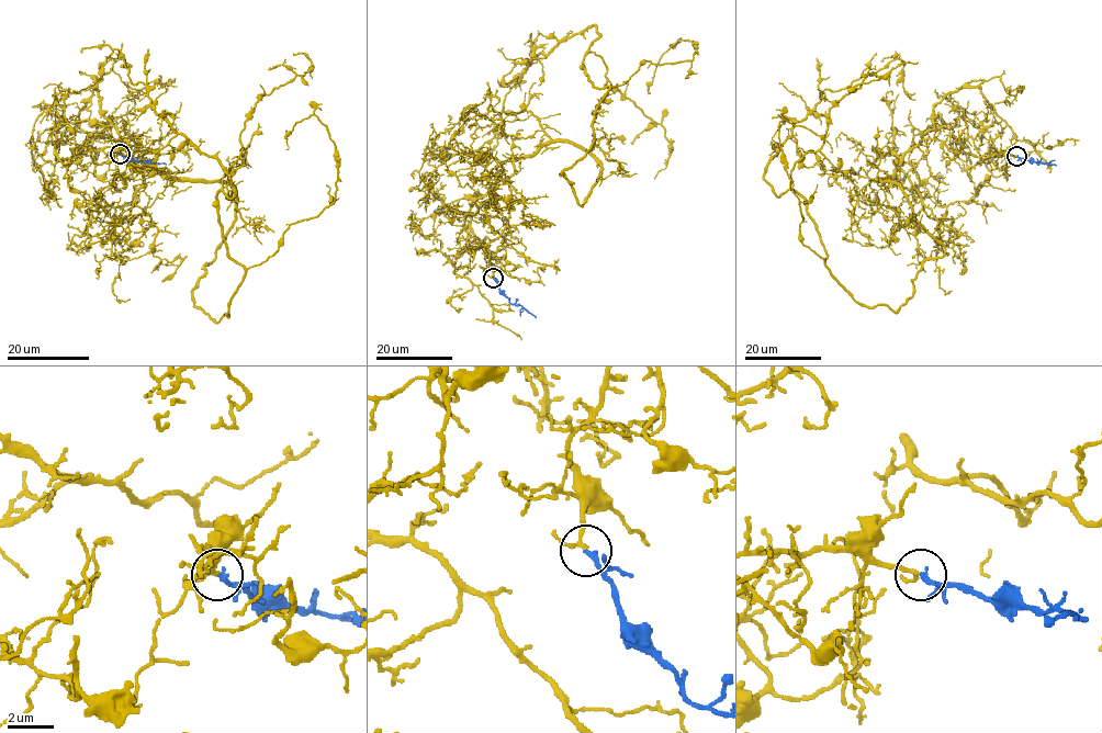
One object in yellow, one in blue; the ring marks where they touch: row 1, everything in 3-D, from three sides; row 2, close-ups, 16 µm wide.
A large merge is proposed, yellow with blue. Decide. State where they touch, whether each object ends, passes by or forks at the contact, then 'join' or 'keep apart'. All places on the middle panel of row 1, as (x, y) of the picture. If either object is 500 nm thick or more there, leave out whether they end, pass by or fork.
place (493, 278); yellow passes by; blue ends; join

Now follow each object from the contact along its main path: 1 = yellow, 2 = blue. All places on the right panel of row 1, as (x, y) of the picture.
1: (1016, 156), (903, 156), (880, 179), (944, 254), (861, 306), (764, 168), (825, 89), (896, 58), (915, 100)
2: (1016, 156), (1056, 165)

